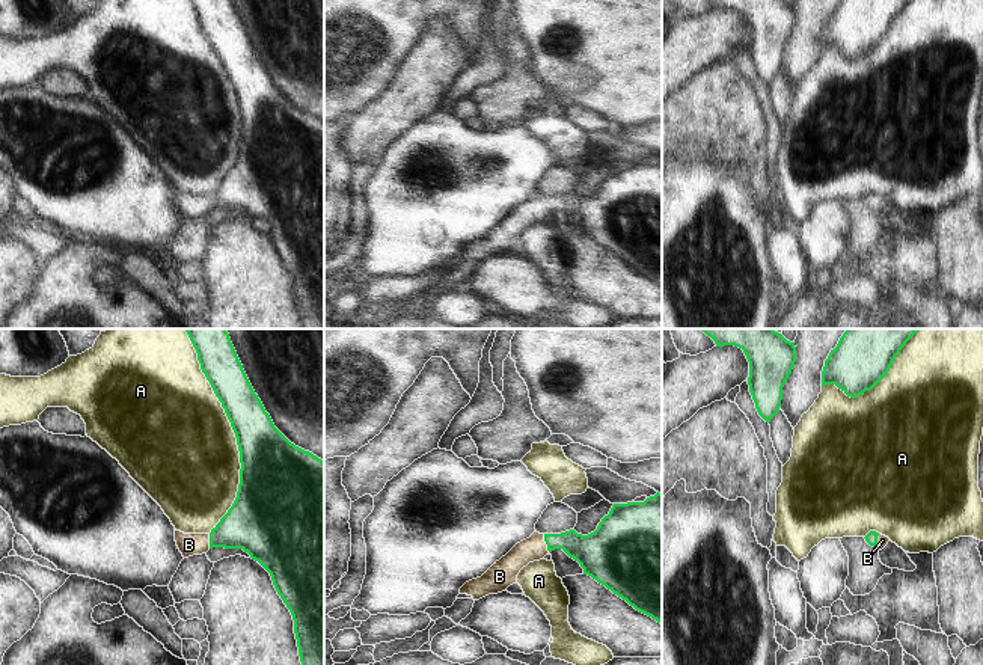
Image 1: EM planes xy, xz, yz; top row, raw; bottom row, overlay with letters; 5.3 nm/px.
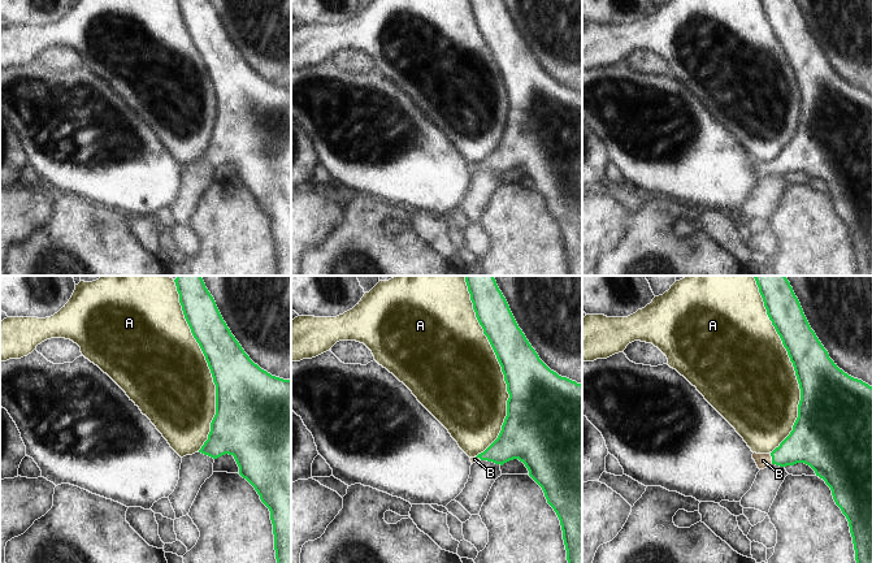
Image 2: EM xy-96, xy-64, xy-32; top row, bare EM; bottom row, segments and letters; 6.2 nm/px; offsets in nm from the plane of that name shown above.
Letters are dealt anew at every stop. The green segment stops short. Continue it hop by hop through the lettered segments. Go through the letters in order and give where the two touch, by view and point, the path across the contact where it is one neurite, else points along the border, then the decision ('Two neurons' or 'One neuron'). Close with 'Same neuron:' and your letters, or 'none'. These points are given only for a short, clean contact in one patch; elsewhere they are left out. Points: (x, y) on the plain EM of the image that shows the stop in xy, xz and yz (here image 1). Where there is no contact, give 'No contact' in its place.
A: Touches green at xy (235, 98). Two neurons
B: Touches green at xz (546, 205). Path across: xz (591, 213), (572, 205), (546, 205), (534, 210). One neuron
Same neuron: B

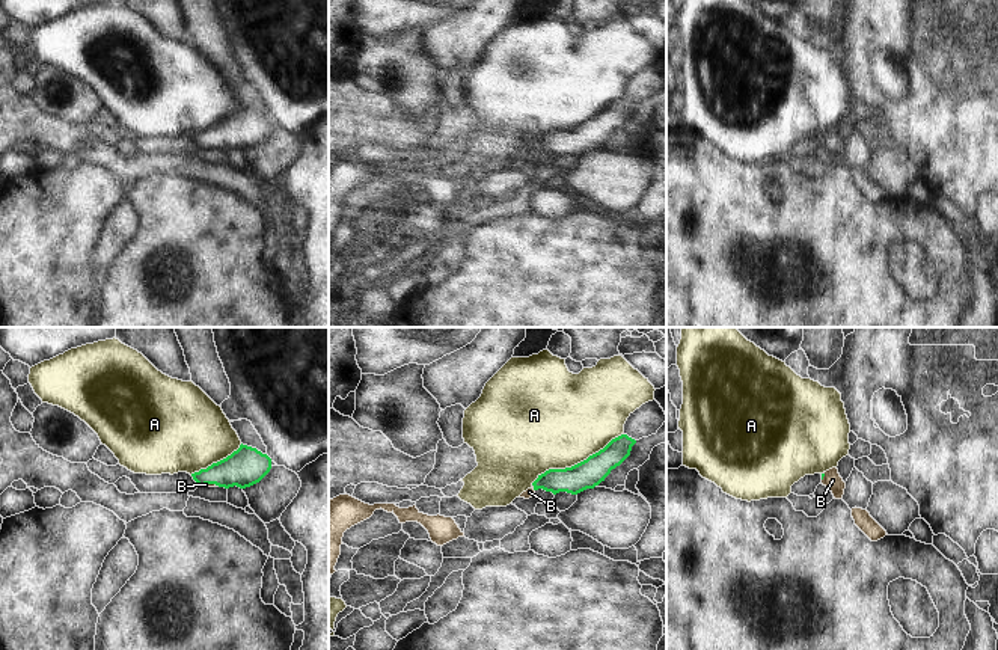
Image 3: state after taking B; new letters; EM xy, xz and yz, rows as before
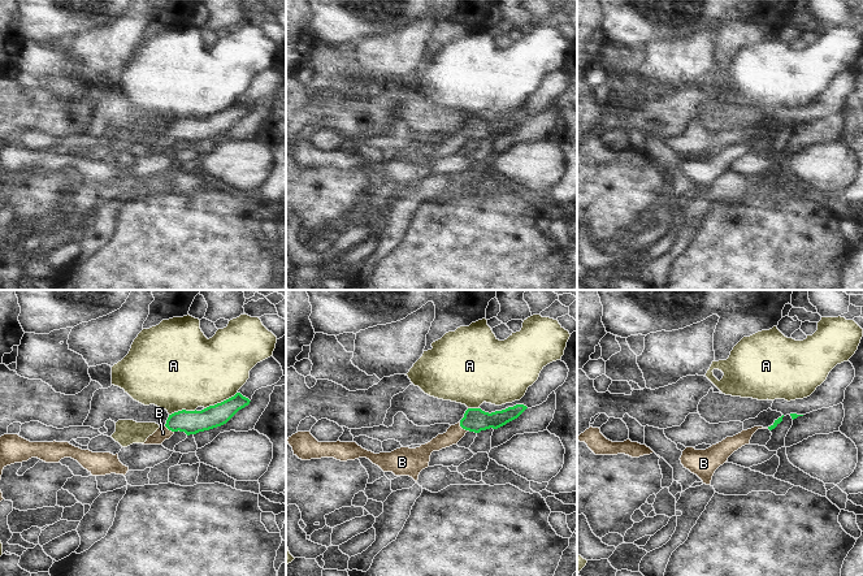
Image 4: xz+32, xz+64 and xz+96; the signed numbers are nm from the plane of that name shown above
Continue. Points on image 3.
A: Touches green at xz (575, 127). Two neurons
B: Touches green at xy (210, 145). Path across: xy (246, 128), (219, 136), (210, 145), (205, 147). One neuron
Same neuron: B

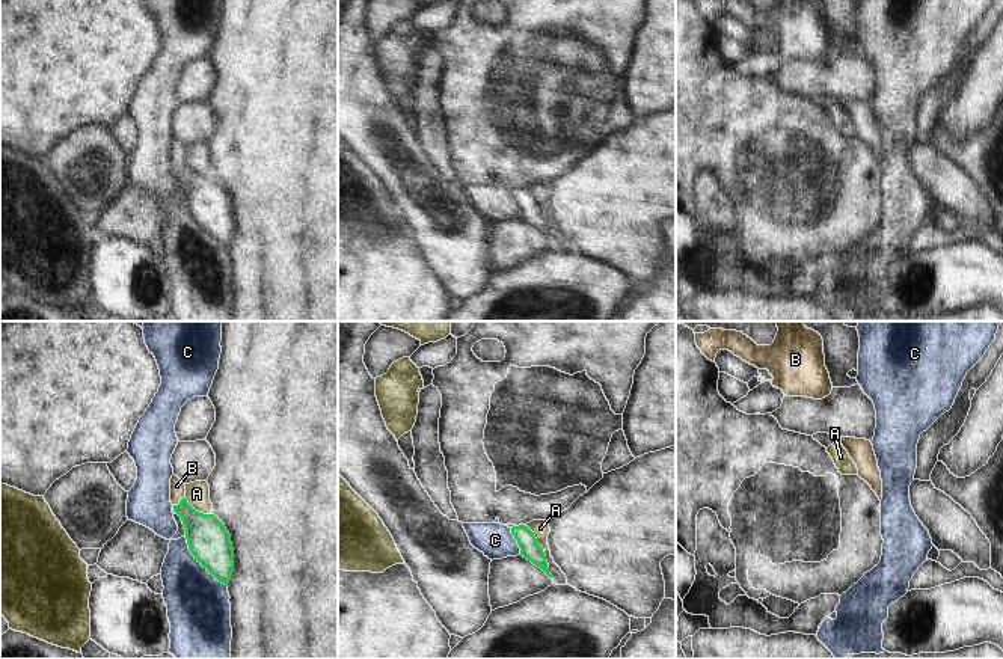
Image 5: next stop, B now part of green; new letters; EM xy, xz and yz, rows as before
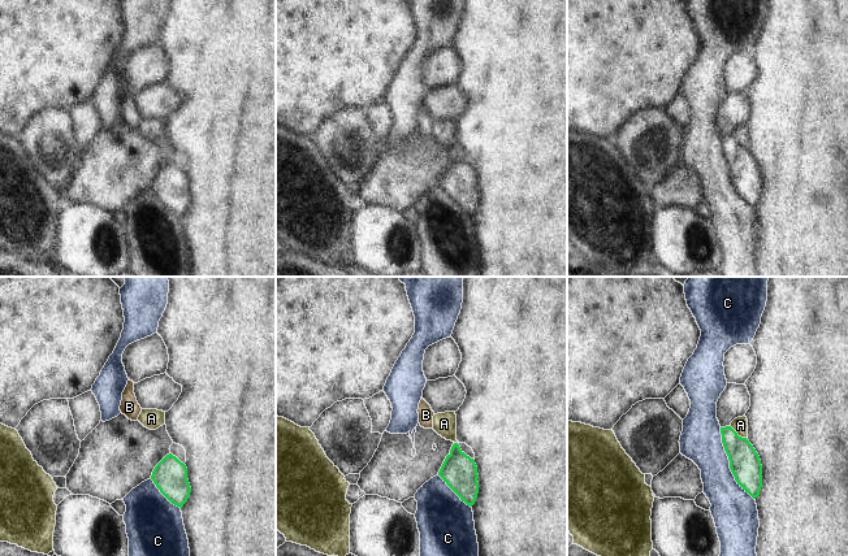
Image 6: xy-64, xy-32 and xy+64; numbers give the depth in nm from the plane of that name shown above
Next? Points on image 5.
A: Touches green at xy (198, 174). Two neurons
B: Touches green at xy (180, 165). Path across: xy (207, 199), (180, 165), (177, 148). One neuron
C: Touches green at xy (201, 226). Two neurons
Same neuron: B

